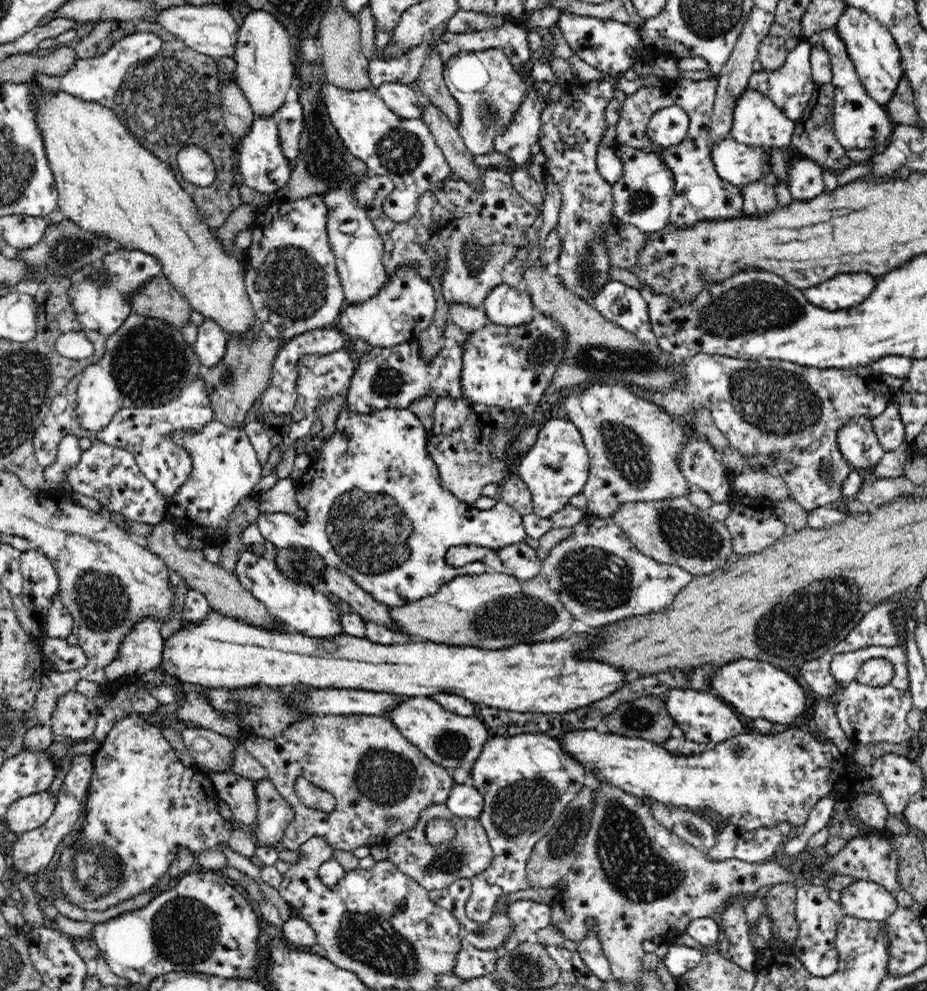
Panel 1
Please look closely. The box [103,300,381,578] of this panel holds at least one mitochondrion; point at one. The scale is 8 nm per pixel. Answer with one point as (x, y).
(148, 363)

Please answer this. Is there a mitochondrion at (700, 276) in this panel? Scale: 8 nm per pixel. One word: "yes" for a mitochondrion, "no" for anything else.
yes

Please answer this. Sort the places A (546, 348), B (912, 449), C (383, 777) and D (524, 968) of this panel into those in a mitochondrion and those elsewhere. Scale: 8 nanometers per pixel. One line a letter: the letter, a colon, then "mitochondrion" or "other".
A: mitochondrion
B: other
C: mitochondrion
D: mitochondrion

